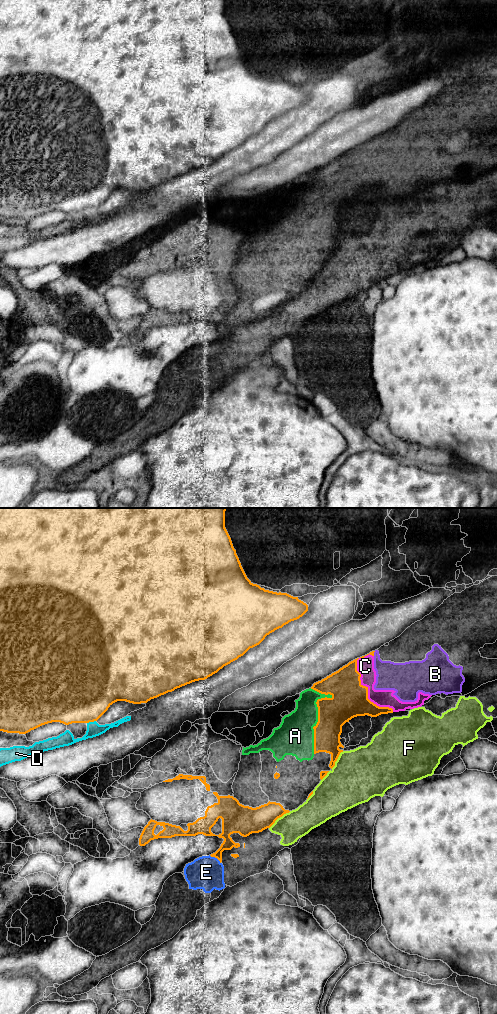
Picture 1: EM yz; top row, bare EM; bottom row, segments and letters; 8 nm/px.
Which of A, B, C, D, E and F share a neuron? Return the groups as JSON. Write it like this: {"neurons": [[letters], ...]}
{"neurons": [["A", "B", "C"], ["D"], ["E", "F"]]}

